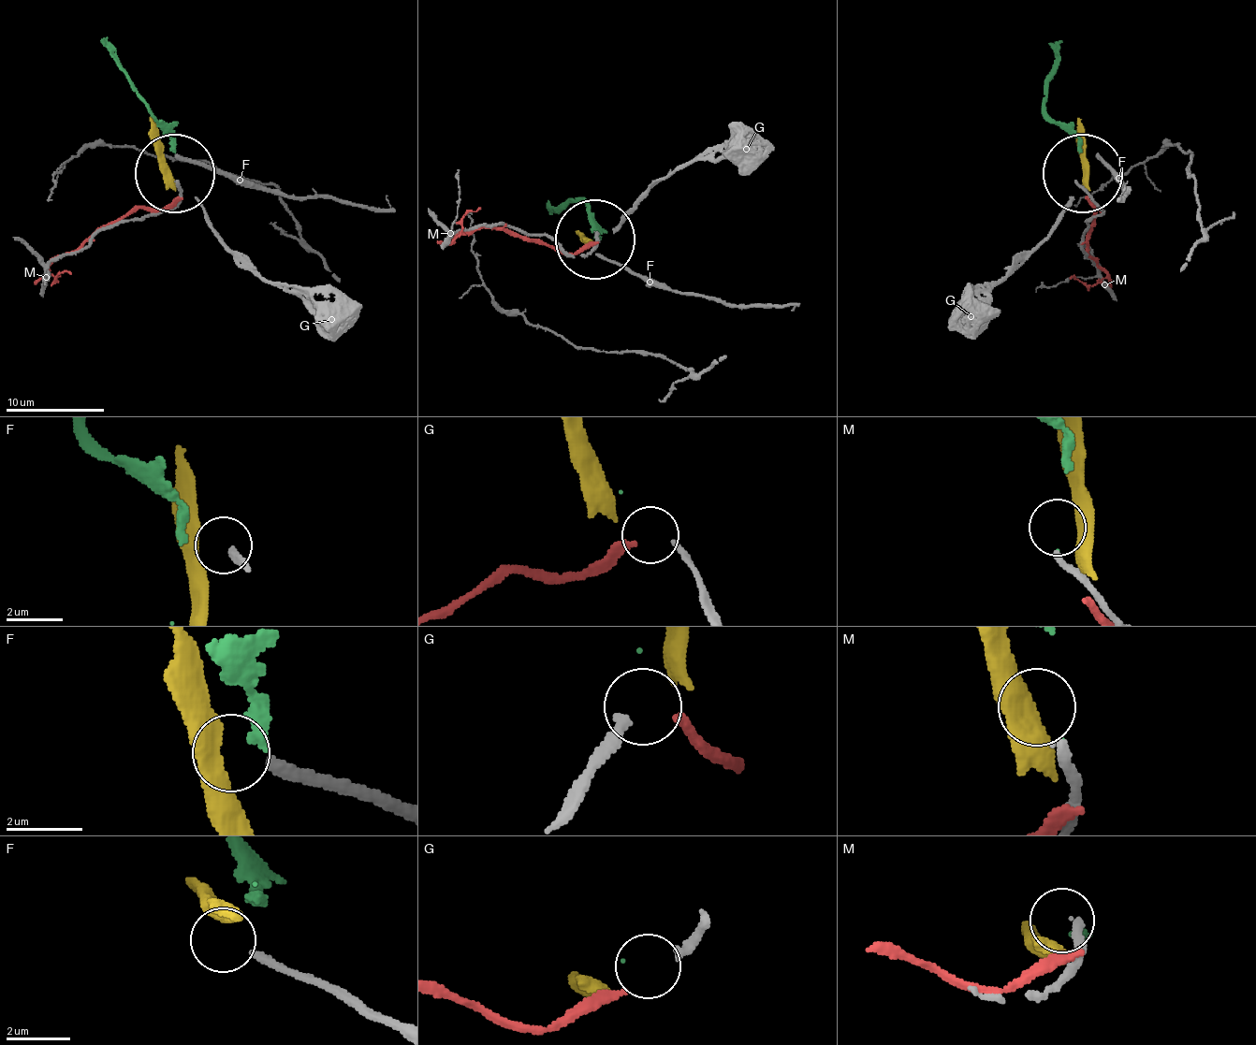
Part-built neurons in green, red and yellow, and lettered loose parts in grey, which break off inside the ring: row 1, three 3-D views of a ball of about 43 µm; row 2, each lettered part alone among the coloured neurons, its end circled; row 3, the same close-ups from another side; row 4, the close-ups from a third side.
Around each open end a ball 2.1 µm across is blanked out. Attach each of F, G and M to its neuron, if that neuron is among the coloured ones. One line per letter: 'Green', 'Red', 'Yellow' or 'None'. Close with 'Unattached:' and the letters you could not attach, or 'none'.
F: None
G: Red
M: Green
Unattached: F

